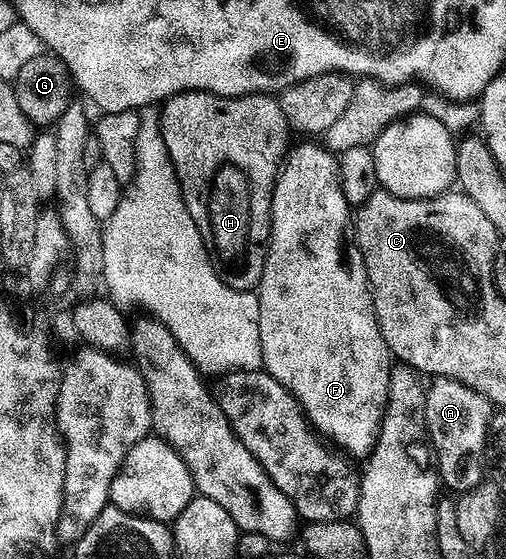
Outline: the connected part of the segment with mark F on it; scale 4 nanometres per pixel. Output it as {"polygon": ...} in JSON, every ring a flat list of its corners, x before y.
{"polygon":[[318,143,318,145,296,145,294,144,288,150,278,172,277,182,273,184,273,198,269,212,269,244,265,251,265,266,263,267,261,282,255,290,259,299,261,364,266,373,270,373,279,383,283,383,283,387,293,394,293,398,301,404,301,411,304,413,306,421,313,426,322,438,328,439,338,450,344,451,350,458,361,457,360,459,365,459,368,458,375,447,387,407,391,354,383,335,379,331,379,323,373,310,373,295,369,292,369,276,365,270,363,255,356,243,349,243,349,246,345,249,345,232,348,234,351,229,351,207,343,195,341,182,337,179,338,158,321,143]]}

